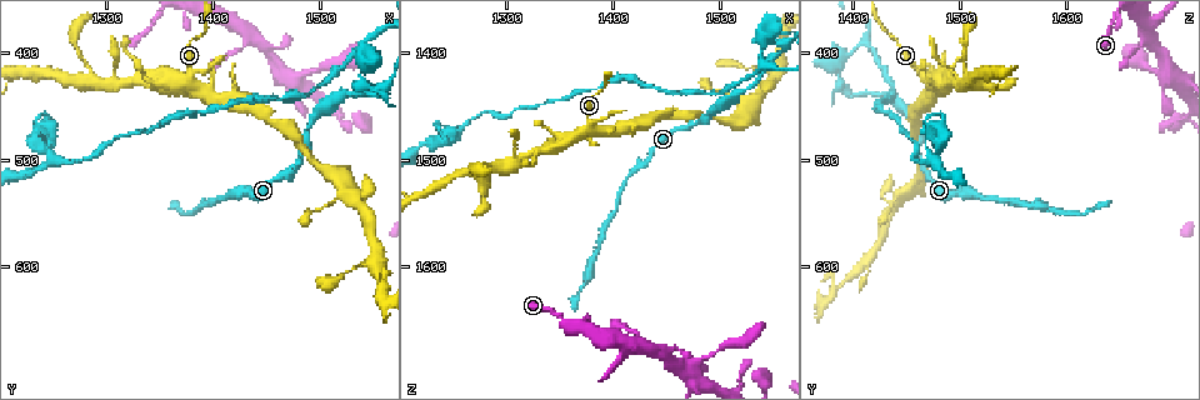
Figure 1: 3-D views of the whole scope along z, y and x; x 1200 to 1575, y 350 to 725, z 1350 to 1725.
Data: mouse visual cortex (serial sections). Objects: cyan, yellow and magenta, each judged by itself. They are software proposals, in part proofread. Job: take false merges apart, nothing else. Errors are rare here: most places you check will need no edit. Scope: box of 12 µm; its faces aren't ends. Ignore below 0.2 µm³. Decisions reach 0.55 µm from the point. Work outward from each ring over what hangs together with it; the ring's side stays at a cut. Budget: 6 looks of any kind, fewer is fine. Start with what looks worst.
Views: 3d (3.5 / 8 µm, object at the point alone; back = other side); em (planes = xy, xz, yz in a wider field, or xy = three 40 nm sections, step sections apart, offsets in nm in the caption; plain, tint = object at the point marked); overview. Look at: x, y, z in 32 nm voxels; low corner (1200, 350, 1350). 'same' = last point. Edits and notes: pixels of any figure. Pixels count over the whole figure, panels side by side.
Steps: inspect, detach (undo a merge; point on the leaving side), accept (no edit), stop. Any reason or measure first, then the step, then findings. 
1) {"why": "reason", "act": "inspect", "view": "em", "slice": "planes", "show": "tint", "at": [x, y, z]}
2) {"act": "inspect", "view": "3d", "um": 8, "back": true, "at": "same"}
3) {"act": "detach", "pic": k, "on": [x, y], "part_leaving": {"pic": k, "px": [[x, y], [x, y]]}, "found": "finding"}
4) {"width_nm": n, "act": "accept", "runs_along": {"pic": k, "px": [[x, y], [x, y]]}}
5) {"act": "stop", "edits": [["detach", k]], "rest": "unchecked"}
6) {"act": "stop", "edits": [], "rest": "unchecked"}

{"act": "inspect", "view": "3d", "um": 3.5, "back": true, "at": [1538, 418, 1390]}

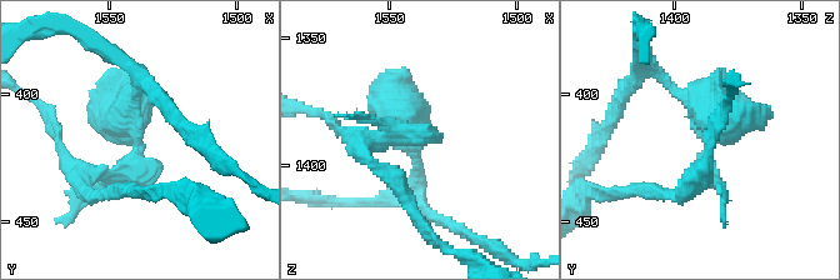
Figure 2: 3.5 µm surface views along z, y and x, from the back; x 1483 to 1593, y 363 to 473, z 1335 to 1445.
{"why": "need the tissue", "act": "inspect", "view": "em", "slice": "xy", "step": 3, "show": "tint", "at": [1539, 419, 1387]}

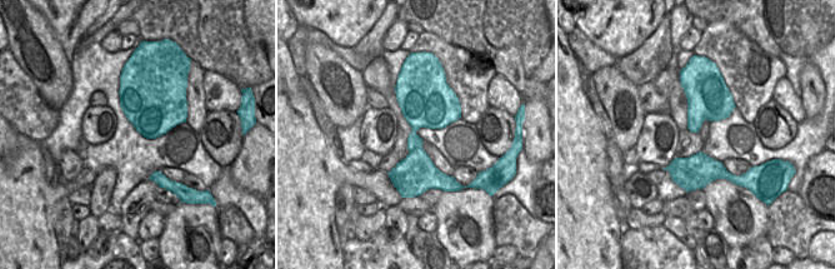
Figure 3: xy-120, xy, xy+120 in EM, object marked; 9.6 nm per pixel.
{"act": "detach", "pic": 2, "on": [700, 115], "border": {"pic": 3, "px": [[421, 148], [409, 153]]}, "found": "a second cell is stuck on"}

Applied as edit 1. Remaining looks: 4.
{"why": "four or more arms meet", "act": "inspect", "view": "3d", "um": 3.5, "at": [1474, 422, 1694]}

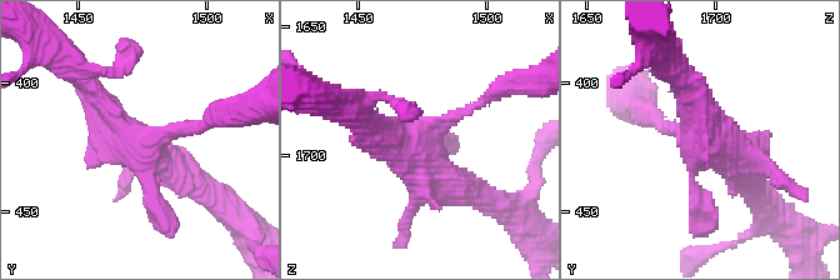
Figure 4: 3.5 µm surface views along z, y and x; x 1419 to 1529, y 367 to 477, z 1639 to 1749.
{"why": "shape alone is not enough", "act": "inspect", "view": "em", "slice": "xy", "step": 1, "show": "tint", "at": [1476, 424, 1693]}

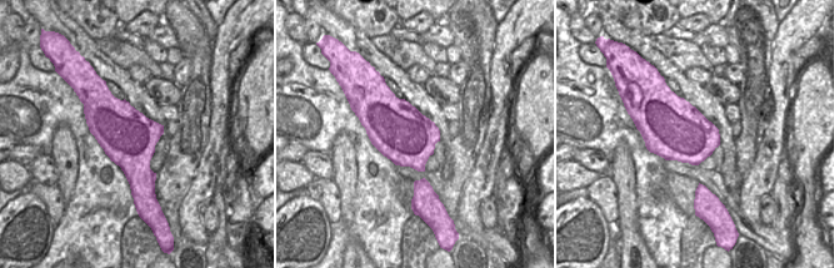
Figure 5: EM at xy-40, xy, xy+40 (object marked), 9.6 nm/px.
{"act": "accept", "runs_along": {"pic": 4, "px": [[81, 76], [111, 123], [189, 180]]}, "found": "continuous, no second cell"}

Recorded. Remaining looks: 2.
{"why": "sudden change in width", "act": "inspect", "view": "3d", "um": 3.5, "at": [1504, 512, 1462]}

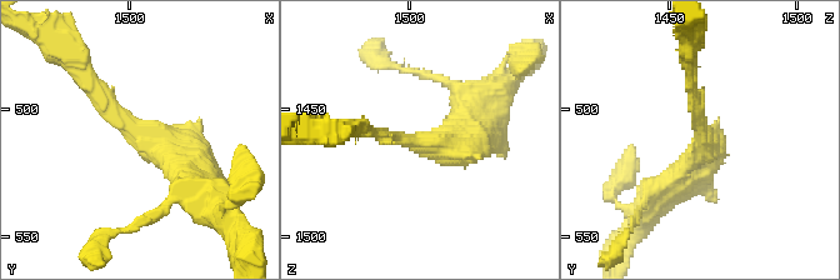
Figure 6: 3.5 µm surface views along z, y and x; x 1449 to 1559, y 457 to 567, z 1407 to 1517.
{"arm_widths_nm": [150, 400], "act": "inspect", "view": "em", "slice": "xy", "step": 1, "show": "tint", "at": [1506, 512, 1462]}

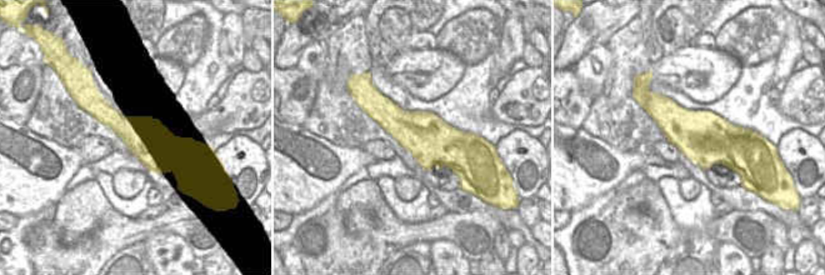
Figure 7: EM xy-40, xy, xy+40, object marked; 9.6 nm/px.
{"act": "accept", "runs_along": {"pic": 6, "px": [[85, 76], [193, 180]]}, "found": "continuous, no second cell"}

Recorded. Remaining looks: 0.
{"act": "stop", "edits": [["detach", 2]], "rest": "unchecked"}

